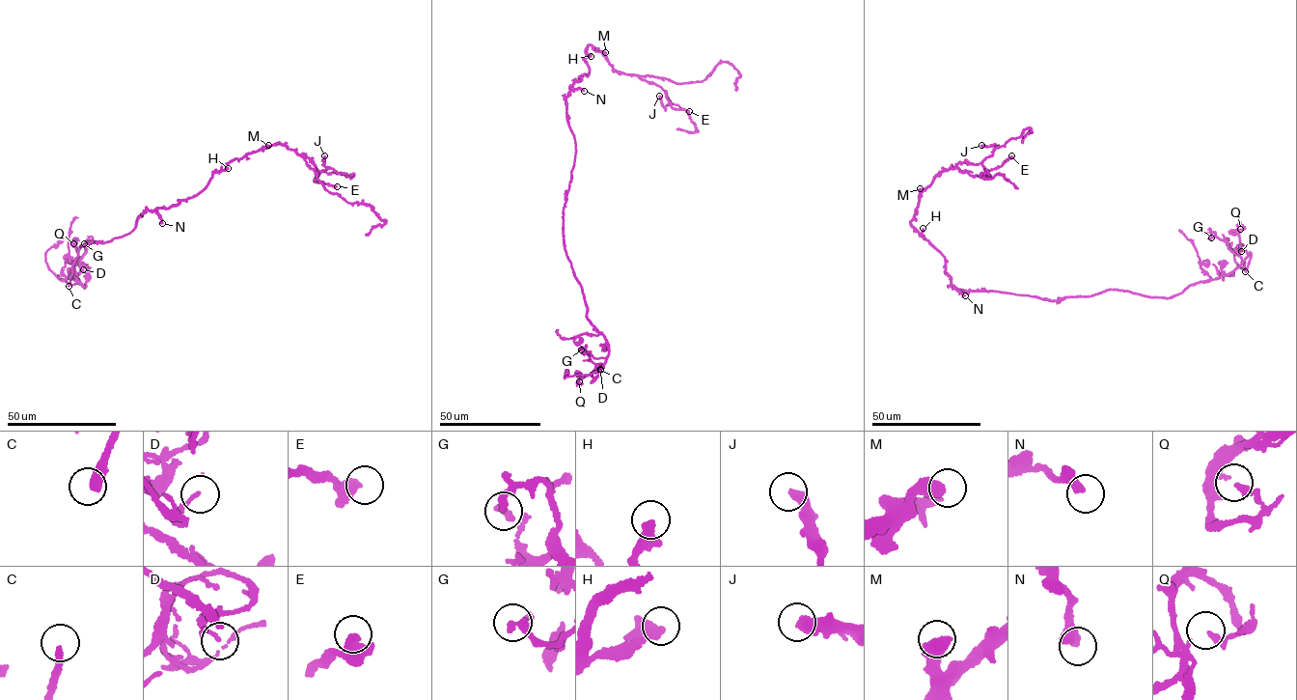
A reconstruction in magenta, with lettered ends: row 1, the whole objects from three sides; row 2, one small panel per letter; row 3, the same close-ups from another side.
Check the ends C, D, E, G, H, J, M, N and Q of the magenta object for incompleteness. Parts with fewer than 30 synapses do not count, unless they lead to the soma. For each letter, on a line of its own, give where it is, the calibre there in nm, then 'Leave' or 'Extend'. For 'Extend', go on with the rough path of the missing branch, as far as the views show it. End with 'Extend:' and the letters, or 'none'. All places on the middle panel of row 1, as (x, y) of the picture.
C: Place: (600, 370). Thickness 320 nm. Extend. Course of what is missing: (600, 370), (593, 371), (595, 381), (609, 388), (613, 396)
D: Place: (600, 369). Thickness 110 nm. Leave
E: Place: (689, 111). Thickness 280 nm. Leave
G: Place: (581, 350). Thickness 180 nm. Leave
H: Place: (591, 56). Thickness 360 nm. Leave
J: Place: (659, 96). Thickness 460 nm. Leave
M: Place: (605, 52). Thickness 600 nm. Leave
N: Place: (584, 91). Thickness 240 nm. Leave
Q: Place: (579, 381). Thickness 200 nm. Leave
Extend: C

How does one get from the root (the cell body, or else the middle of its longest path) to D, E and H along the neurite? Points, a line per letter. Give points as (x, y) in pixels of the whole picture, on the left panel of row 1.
D: (142, 214), (127, 234), (79, 247), (68, 277), (83, 288), (72, 272), (77, 262), (86, 267), (83, 269)
E: (142, 214), (193, 197), (225, 164), (276, 144), (310, 157), (319, 173), (316, 182), (337, 186)
H: (142, 214), (148, 210), (169, 209), (193, 197), (205, 188), (213, 174), (228, 168)

